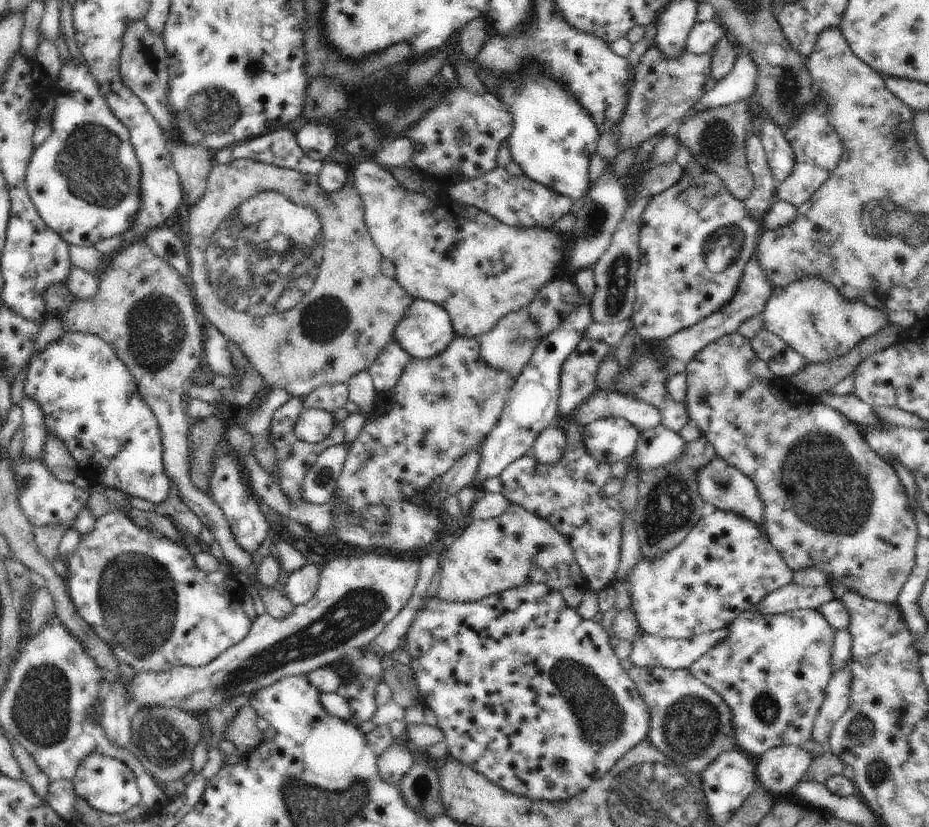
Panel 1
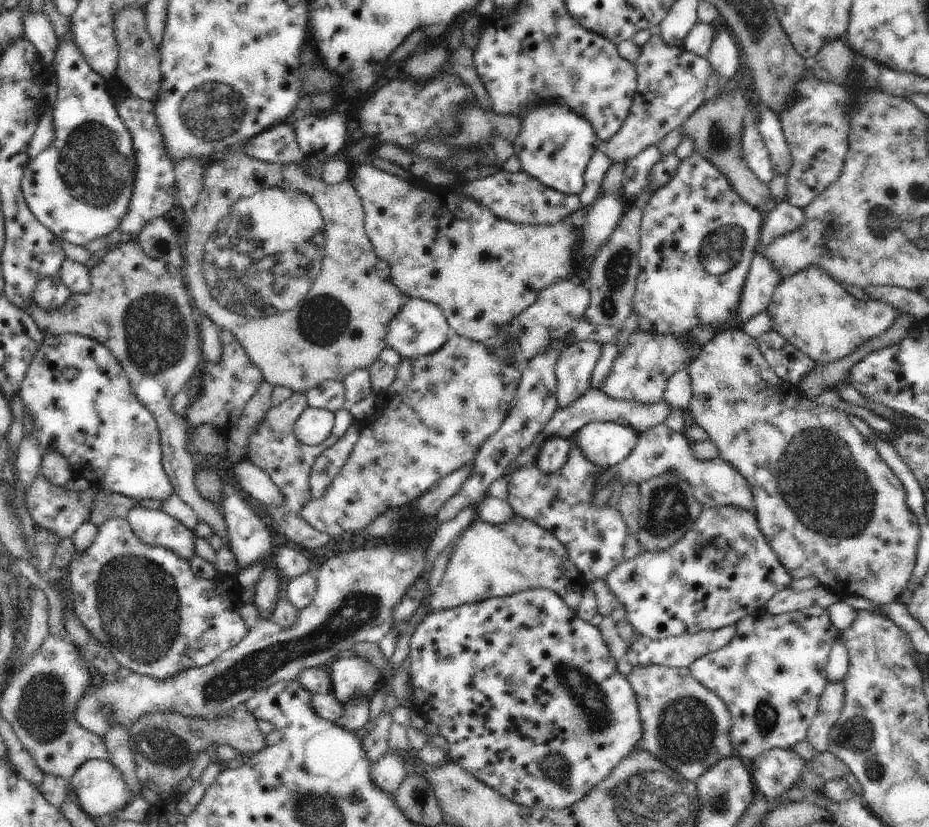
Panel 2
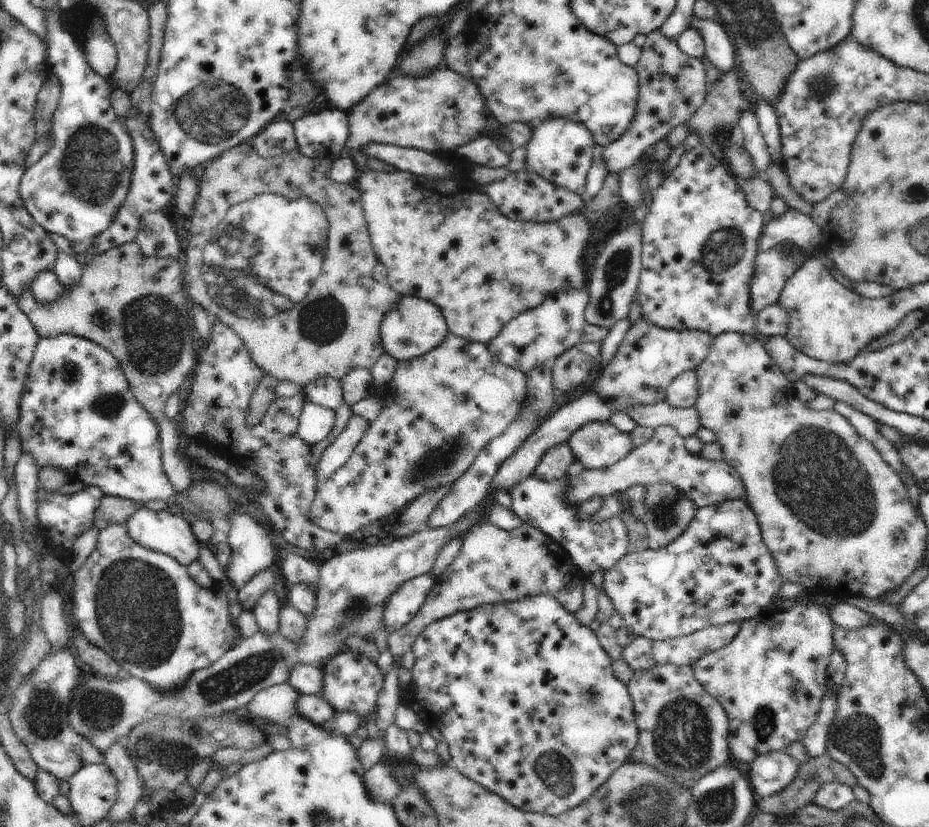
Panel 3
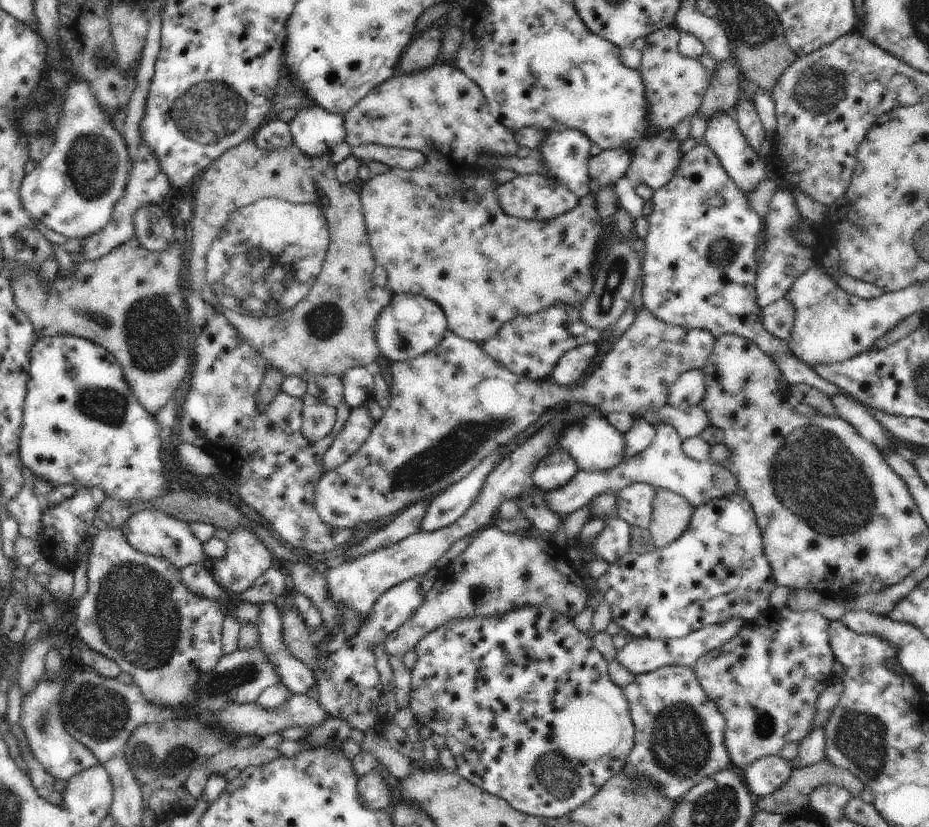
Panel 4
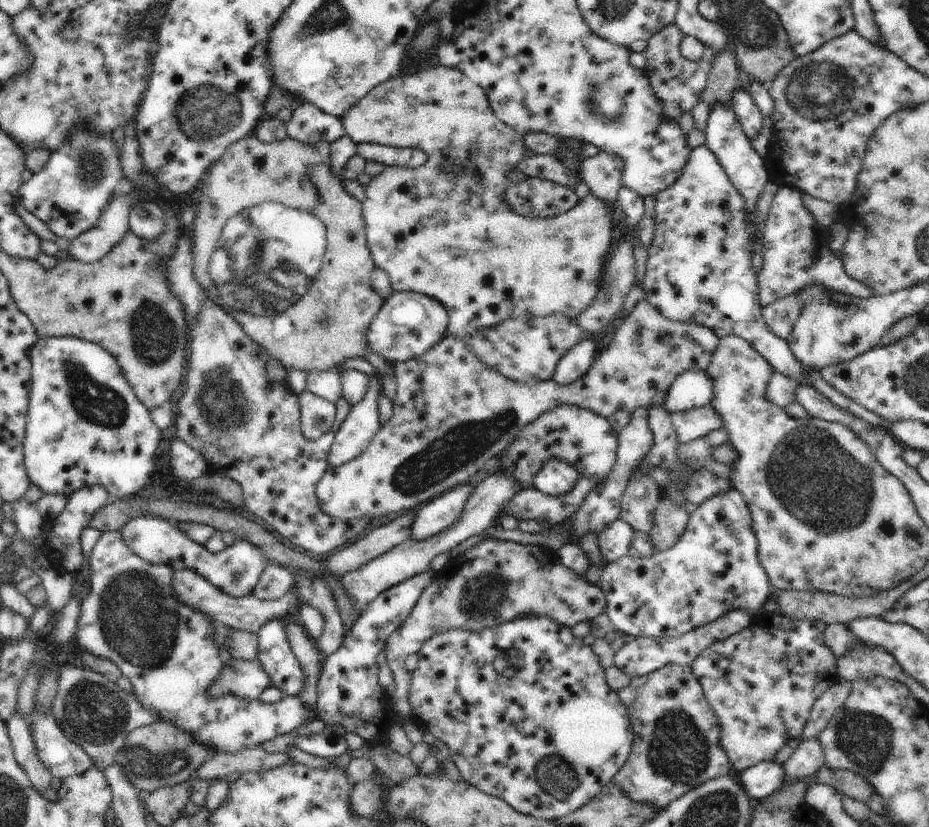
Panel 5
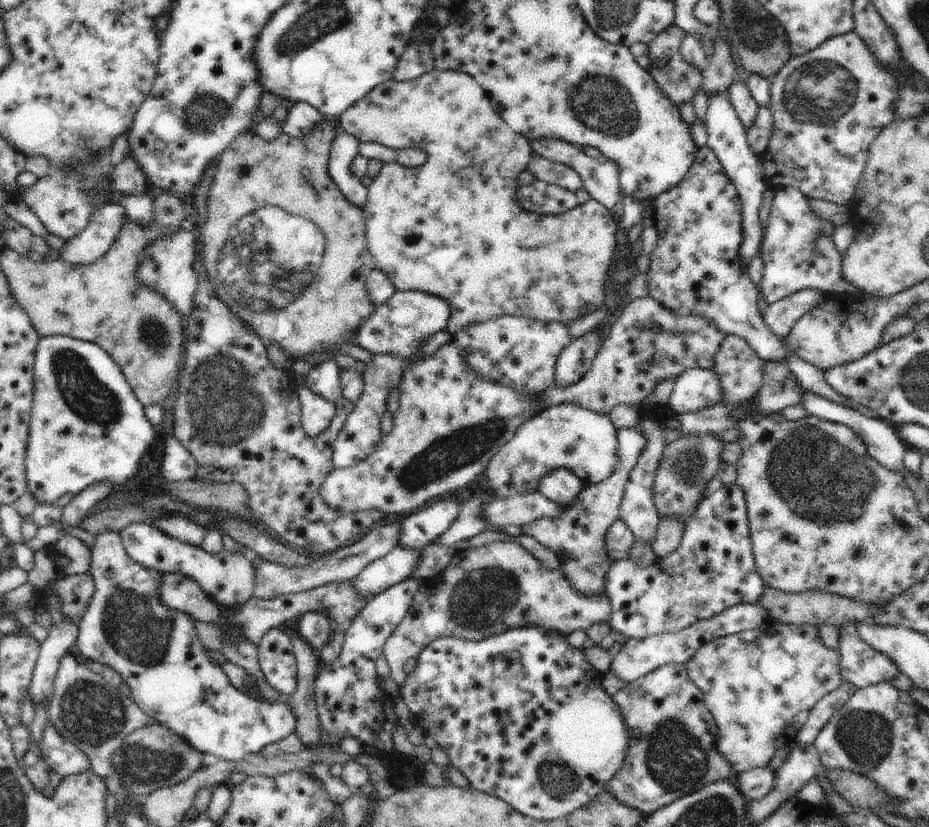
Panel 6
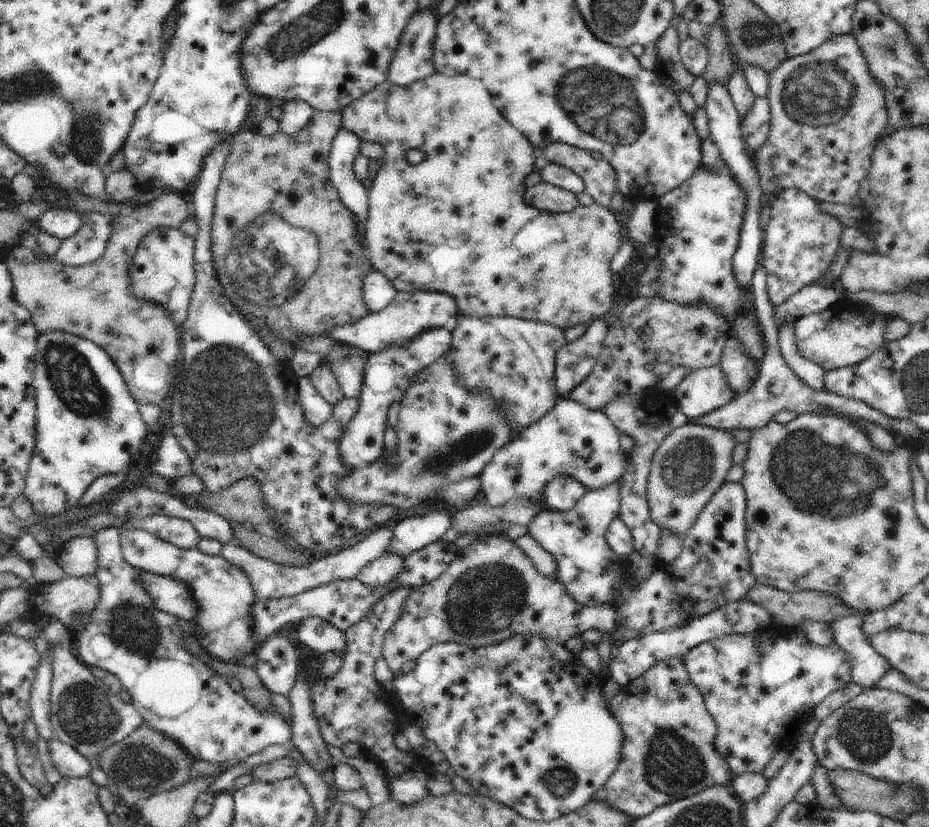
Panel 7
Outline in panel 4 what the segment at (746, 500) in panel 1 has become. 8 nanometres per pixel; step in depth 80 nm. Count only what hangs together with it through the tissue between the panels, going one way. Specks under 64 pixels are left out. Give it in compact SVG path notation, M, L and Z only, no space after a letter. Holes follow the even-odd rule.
M656 421L652 426L655 435L646 450L643 450L638 456L633 456L625 461L622 460L614 468L604 472L578 471L566 486L557 491L545 492L543 501L548 505L548 508L561 519L566 519L572 512L576 512L582 506L589 504L594 496L608 491L617 493L630 484L639 482L675 492L686 498L694 508L734 493L743 496L744 492L738 486L737 478L724 464L712 463L710 460L708 462L692 460L684 454L681 447L684 441L672 425Z

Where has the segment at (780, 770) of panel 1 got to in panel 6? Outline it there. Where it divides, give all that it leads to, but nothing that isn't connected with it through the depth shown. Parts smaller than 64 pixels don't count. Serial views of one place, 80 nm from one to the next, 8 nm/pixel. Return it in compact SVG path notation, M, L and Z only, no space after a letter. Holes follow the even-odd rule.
M756 767L734 775L736 788L745 796L748 804L762 800L774 786L775 773L768 767Z

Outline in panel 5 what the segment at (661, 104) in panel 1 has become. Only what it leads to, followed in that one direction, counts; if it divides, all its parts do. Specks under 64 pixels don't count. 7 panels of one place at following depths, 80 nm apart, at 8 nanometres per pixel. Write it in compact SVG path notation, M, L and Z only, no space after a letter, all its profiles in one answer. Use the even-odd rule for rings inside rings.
M672 24L654 34L647 42L647 48L643 52L646 57L644 70L650 79L657 99L662 101L665 117L676 120L679 120L683 112L692 111L698 104L707 83L706 67L702 63L685 59L680 54L679 44L683 38L683 32ZM600 151L594 157L582 157L579 174L591 193L603 200L608 207L618 205L617 198L622 186L625 160L612 153Z

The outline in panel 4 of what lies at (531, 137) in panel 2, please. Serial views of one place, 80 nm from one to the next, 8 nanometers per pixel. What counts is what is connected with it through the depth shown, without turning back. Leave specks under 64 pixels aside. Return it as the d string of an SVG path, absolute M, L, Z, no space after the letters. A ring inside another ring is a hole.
M553 129L537 154L543 156L548 176L566 185L579 199L590 191L588 174L591 140L576 129Z

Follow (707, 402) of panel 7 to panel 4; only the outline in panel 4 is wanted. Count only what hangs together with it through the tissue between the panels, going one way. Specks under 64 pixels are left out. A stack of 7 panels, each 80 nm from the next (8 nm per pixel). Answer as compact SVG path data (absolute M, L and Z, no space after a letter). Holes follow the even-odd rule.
M692 369L681 374L668 389L667 404L679 409L687 409L702 404L706 396L707 384L700 369Z

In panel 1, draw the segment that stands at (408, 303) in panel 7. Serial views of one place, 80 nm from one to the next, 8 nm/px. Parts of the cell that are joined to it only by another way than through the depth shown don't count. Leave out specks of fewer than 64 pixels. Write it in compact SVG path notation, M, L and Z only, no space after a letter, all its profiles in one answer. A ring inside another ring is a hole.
M414 299L394 329L392 340L396 341L411 358L429 359L444 352L456 336L450 315L444 307L426 299Z

